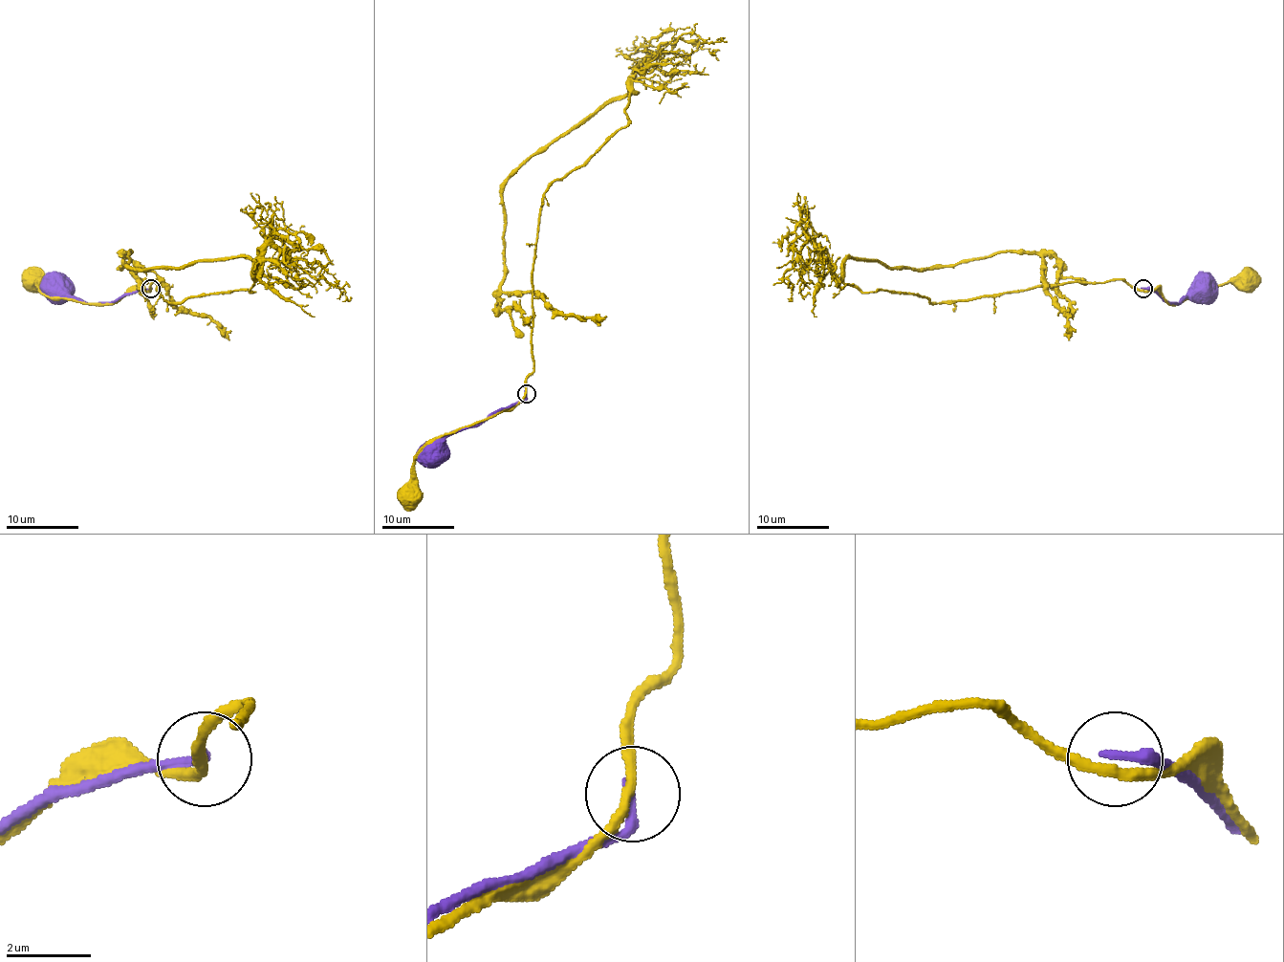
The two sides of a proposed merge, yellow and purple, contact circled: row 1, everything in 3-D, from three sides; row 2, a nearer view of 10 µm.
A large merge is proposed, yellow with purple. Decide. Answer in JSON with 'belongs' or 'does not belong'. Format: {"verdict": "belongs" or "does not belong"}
{"verdict": "does not belong"}

